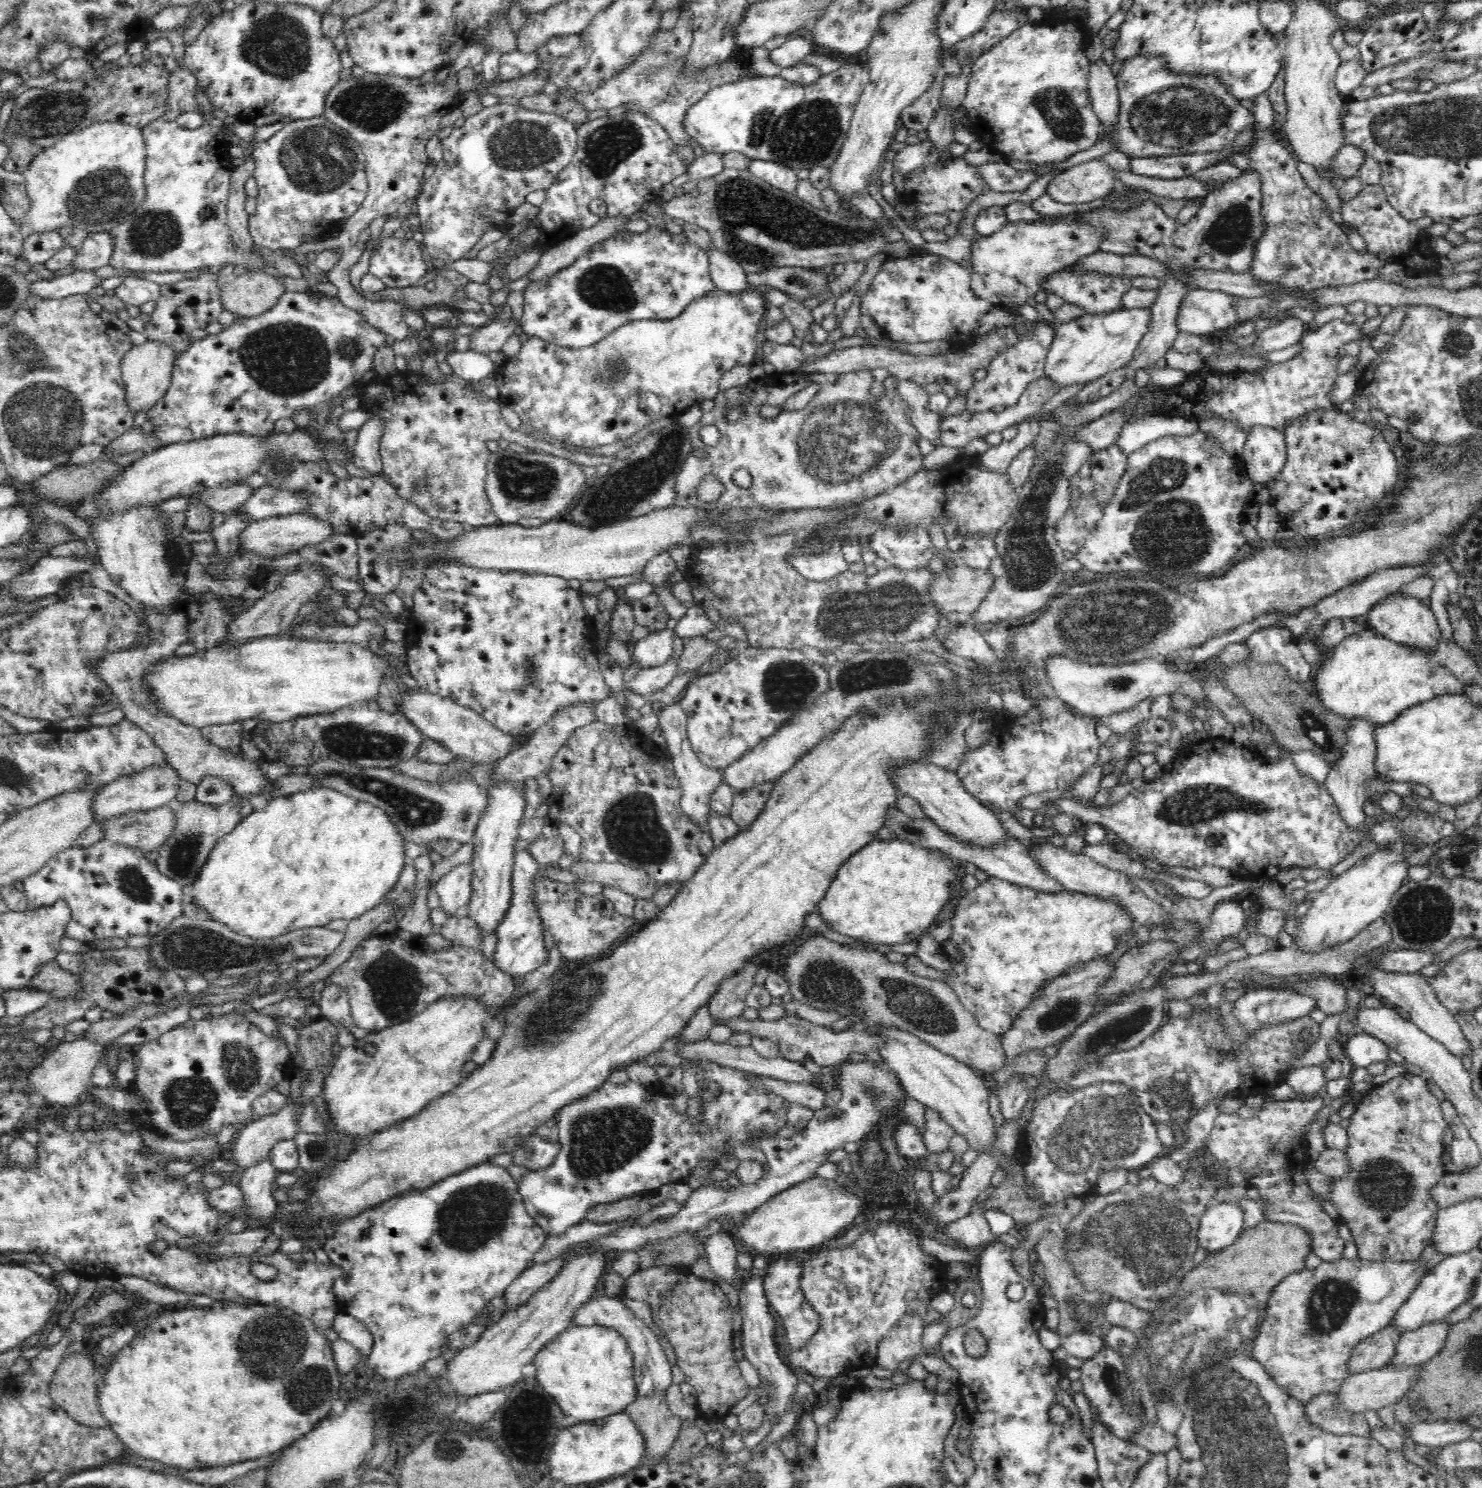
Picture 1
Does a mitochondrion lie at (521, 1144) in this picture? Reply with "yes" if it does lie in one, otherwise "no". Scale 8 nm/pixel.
no

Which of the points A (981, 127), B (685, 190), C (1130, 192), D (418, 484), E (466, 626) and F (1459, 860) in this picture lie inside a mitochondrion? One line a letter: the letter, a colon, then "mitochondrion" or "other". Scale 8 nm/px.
A: other
B: other
C: other
D: mitochondrion
E: other
F: other

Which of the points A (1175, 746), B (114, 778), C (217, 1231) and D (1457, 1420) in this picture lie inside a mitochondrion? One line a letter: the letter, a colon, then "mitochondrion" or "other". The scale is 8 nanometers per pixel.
A: other
B: other
C: other
D: other

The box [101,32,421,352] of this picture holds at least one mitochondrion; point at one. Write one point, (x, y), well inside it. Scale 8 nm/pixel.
(317, 160)

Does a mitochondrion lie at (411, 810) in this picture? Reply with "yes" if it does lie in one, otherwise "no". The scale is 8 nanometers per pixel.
yes

